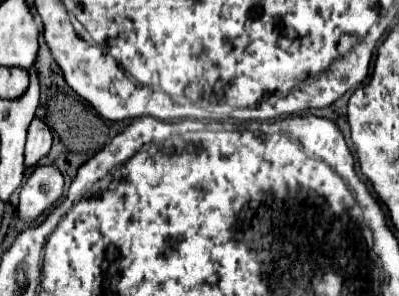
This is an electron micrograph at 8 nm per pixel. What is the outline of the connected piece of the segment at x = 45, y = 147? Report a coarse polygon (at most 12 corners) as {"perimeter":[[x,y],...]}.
{"perimeter":[[33,120],[27,132],[25,168],[51,150],[51,130]]}

